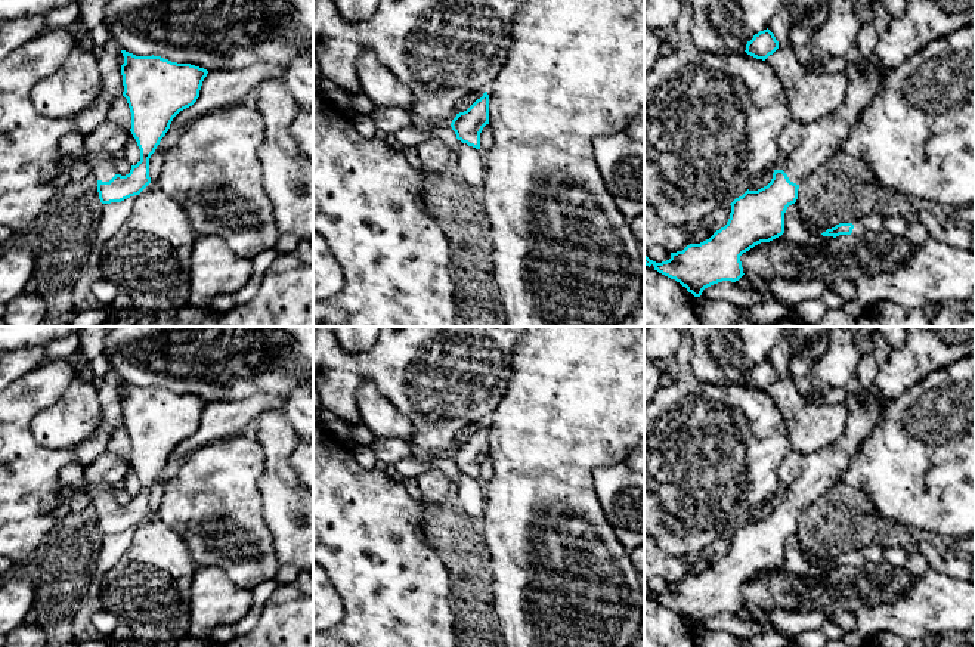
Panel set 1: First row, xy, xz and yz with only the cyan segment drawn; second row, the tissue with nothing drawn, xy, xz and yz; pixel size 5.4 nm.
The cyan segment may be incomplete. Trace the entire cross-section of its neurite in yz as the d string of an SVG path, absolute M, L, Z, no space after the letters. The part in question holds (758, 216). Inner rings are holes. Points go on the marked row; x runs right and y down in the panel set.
M863 24L855 43L863 62L861 77L848 84L838 109L804 127L801 143L787 155L786 167L774 170L767 186L748 189L730 204L731 213L724 227L700 244L671 253L666 261L656 263L646 256L644 264L653 264L654 270L675 279L694 297L700 297L714 284L739 281L745 275L740 256L784 233L784 213L796 202L799 183L836 152L838 145L880 93L892 69L872 66L878 41L875 27Z

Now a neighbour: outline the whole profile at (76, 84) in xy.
M75 40L62 65L32 87L31 99L49 118L75 118L98 100L100 92L99 61Z

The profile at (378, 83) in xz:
M372 50L360 53L358 61L358 77L362 92L375 106L396 106L405 111L412 109L414 96L396 75L384 66Z

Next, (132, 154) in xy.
M131 133L121 152L121 157L131 165L136 165L140 161L140 149Z

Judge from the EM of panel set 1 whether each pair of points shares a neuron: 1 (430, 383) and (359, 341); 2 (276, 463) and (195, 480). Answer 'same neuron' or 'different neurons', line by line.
1: different neurons
2: different neurons

